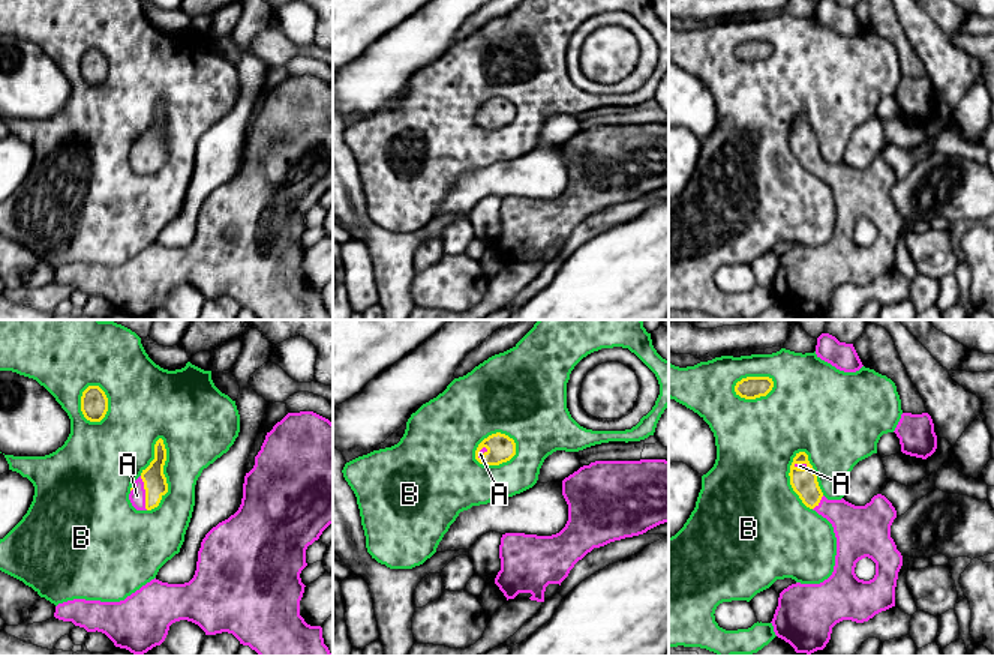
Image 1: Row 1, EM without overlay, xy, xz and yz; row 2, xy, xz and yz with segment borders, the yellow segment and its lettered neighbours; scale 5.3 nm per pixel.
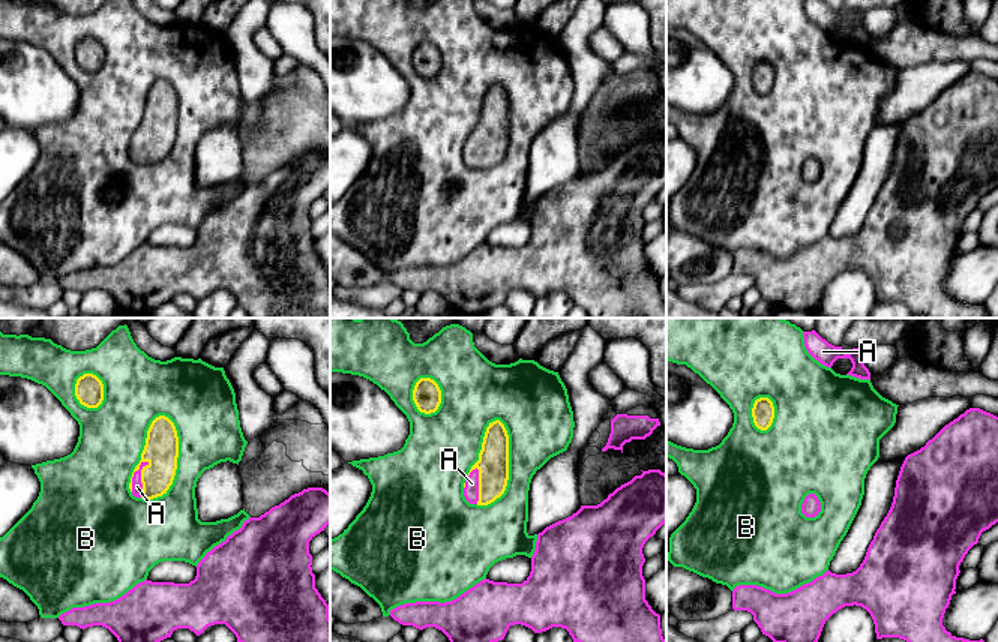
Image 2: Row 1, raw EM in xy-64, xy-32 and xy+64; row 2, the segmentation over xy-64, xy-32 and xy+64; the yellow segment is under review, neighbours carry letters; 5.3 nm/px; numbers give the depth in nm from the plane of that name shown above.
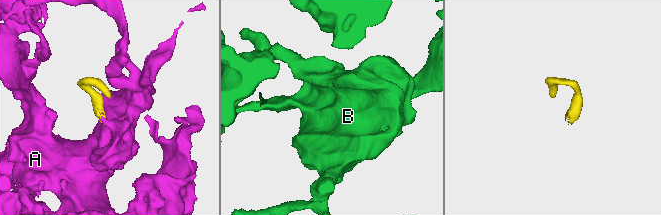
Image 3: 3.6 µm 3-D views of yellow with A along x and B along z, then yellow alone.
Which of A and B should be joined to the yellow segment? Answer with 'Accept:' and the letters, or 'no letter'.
Accept: A

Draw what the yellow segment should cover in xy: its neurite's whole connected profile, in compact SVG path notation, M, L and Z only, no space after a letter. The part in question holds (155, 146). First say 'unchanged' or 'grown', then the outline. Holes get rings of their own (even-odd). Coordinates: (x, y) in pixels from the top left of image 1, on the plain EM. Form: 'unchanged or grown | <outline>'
grown | M163 104L154 108L154 123L142 134L141 140L132 147L129 164L136 174L151 174L159 170L162 161L168 156L163 129L166 113Z

